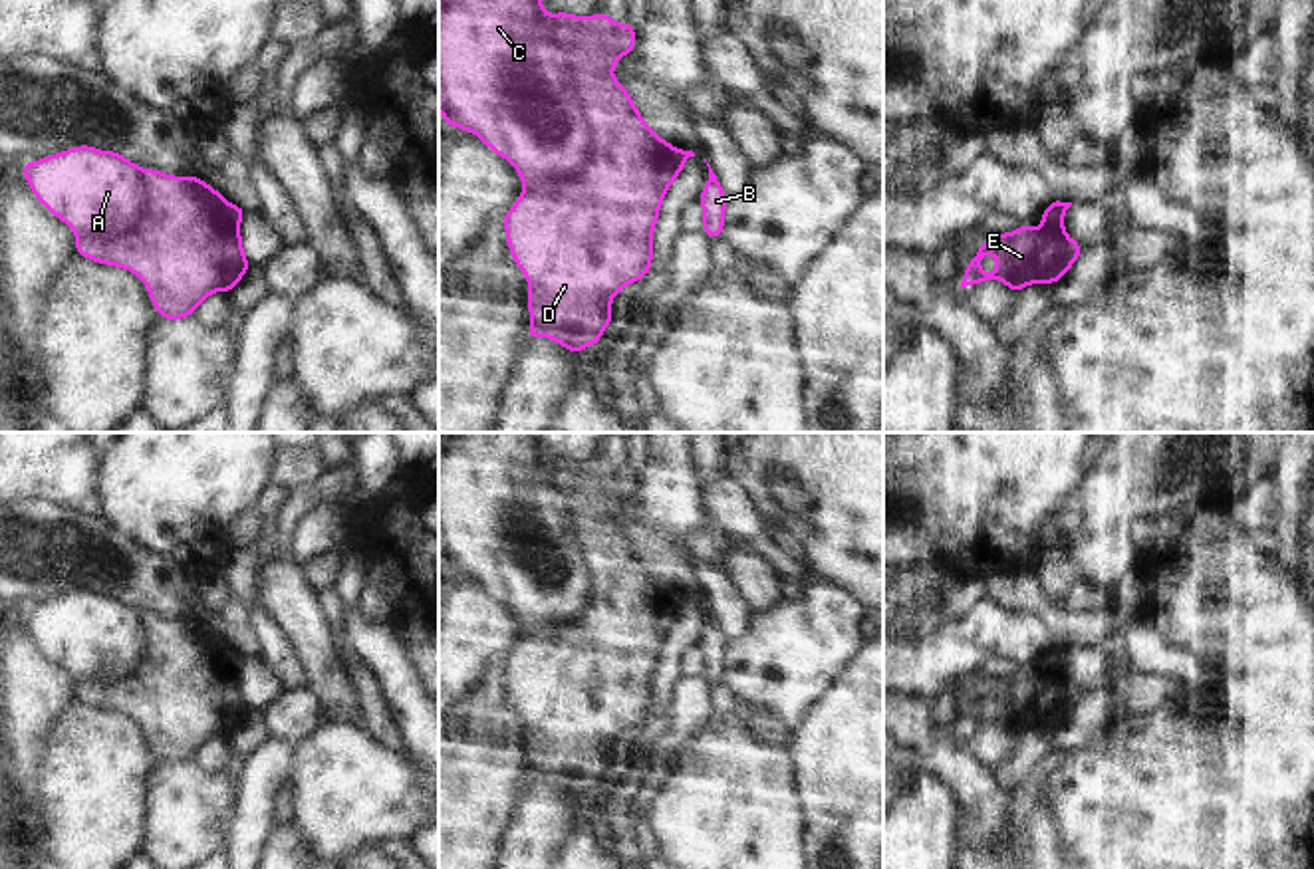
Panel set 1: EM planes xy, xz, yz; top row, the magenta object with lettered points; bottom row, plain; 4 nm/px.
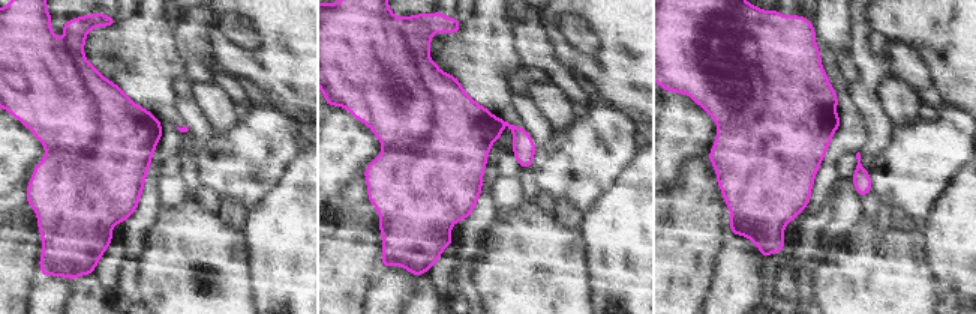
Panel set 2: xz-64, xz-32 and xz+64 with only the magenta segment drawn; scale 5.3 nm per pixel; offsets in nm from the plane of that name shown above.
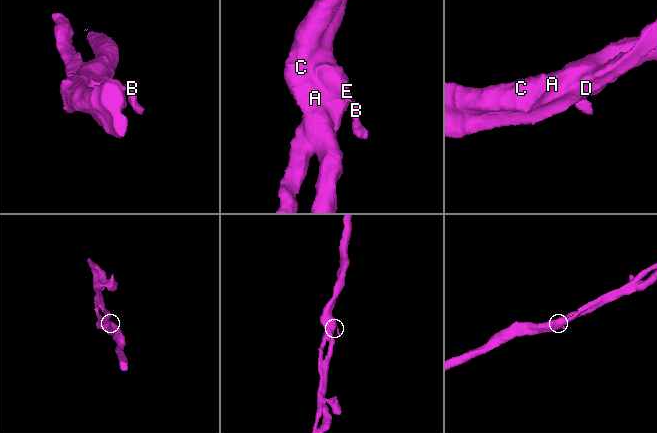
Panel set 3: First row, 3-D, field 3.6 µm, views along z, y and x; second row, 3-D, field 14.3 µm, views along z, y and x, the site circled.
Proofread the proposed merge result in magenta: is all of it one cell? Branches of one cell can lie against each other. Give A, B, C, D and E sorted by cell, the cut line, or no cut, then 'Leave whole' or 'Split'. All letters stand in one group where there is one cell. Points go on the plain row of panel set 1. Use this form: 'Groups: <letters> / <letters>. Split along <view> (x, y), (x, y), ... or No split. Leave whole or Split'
Groups: A C D E / B. Split along xy (237, 651), (241, 661). Split.

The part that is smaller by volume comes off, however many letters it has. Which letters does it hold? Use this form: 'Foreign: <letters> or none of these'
Foreign: B

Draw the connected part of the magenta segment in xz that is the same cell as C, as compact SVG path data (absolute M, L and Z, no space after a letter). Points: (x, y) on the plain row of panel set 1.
M459 433L439 434L439 556L451 571L476 579L492 597L516 611L524 629L522 639L504 659L502 669L506 688L514 708L528 724L528 784L548 782L578 800L590 790L597 790L611 768L611 744L629 728L645 724L653 708L653 677L667 633L679 623L687 599L659 581L643 563L629 536L611 516L619 502L635 494L635 474L627 466L613 466L605 456L576 460L570 456L546 458L540 433Z

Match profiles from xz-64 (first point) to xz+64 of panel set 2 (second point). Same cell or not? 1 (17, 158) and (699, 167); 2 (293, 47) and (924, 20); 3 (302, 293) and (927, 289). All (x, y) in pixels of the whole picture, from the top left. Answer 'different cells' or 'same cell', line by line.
1: different cells
2: same cell
3: different cells

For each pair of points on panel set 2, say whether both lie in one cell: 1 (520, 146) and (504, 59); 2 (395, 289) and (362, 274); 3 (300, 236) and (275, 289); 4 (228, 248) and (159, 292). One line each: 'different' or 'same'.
1: same
2: different
3: same
4: same

